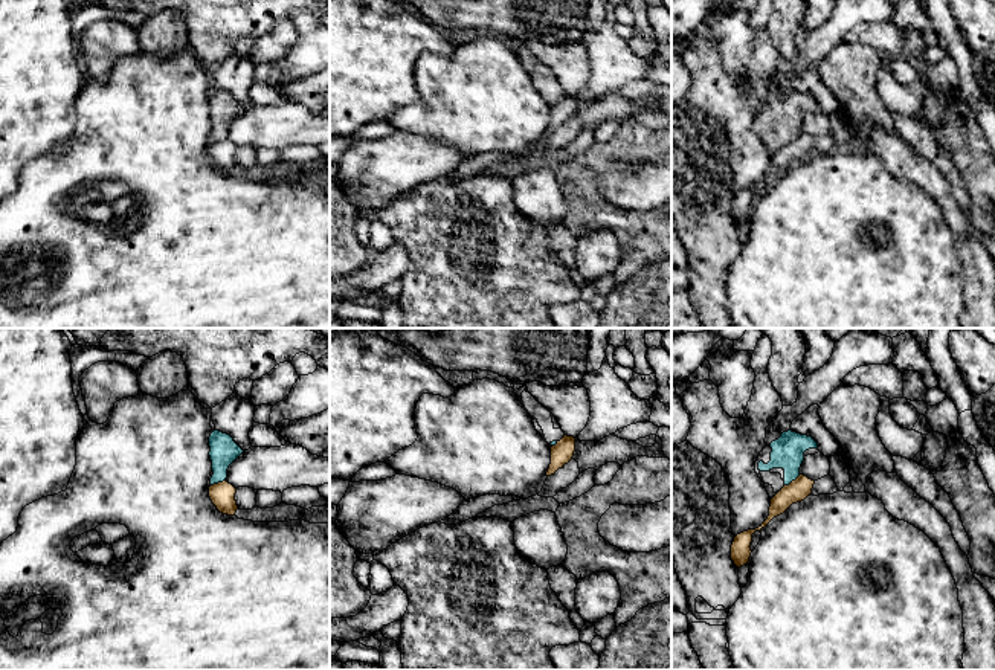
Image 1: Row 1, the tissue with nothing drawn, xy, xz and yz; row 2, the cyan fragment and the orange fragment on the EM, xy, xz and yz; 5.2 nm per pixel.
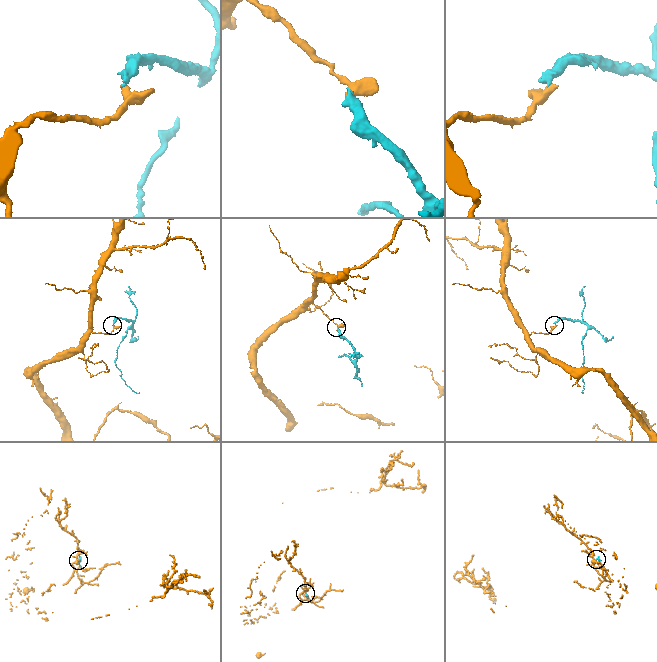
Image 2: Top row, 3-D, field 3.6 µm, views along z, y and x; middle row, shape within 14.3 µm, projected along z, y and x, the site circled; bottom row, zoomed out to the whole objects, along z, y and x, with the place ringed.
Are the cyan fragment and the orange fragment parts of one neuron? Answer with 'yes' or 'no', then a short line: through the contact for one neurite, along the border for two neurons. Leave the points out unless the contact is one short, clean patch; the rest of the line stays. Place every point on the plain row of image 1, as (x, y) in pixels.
no; line yz (800, 133), (785, 144)

